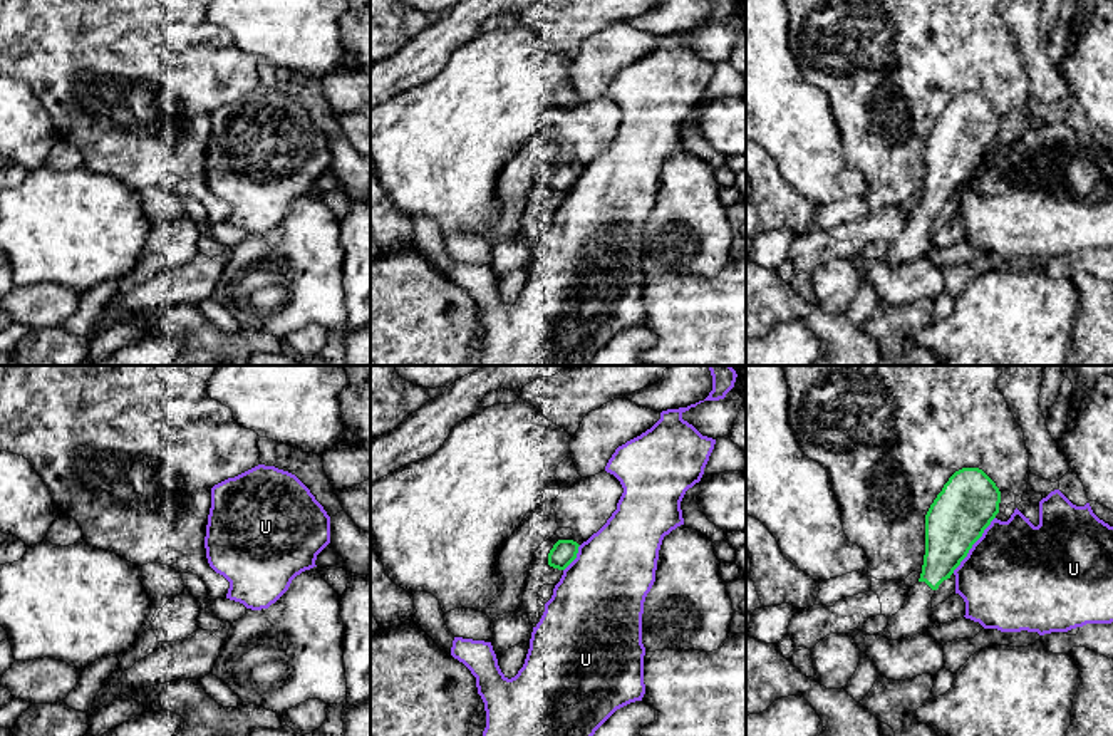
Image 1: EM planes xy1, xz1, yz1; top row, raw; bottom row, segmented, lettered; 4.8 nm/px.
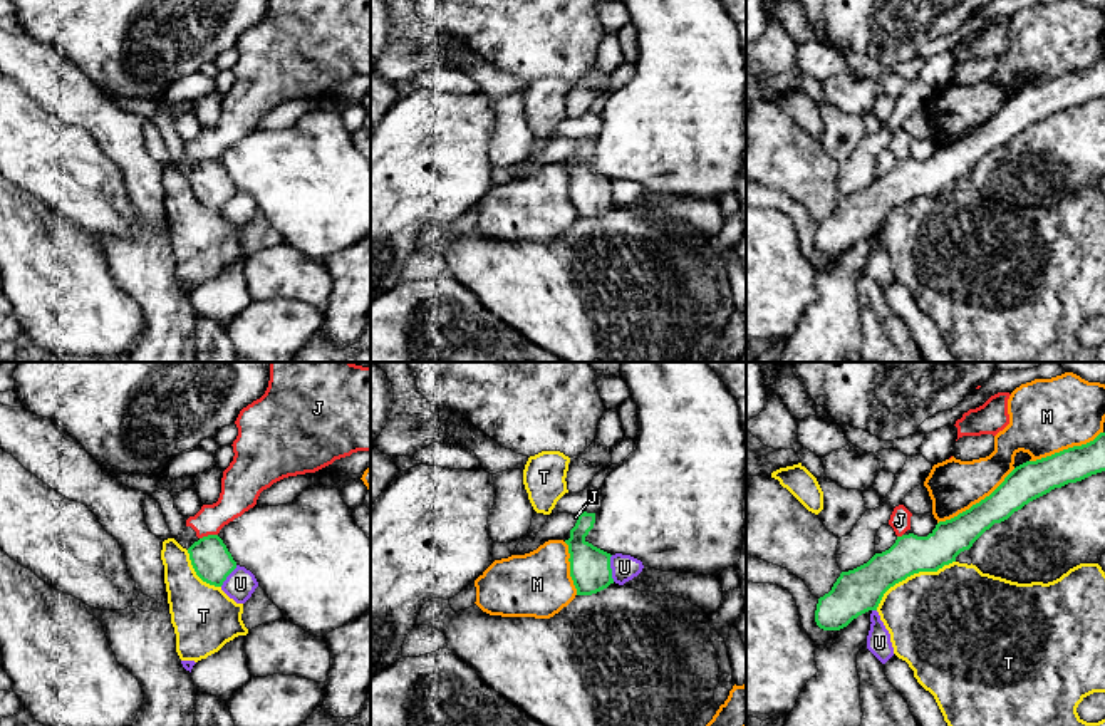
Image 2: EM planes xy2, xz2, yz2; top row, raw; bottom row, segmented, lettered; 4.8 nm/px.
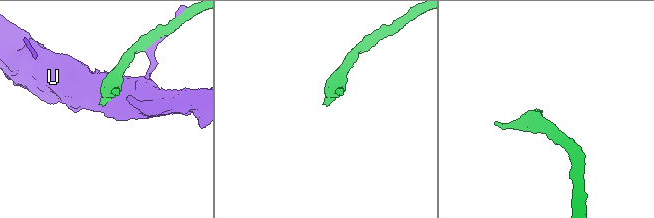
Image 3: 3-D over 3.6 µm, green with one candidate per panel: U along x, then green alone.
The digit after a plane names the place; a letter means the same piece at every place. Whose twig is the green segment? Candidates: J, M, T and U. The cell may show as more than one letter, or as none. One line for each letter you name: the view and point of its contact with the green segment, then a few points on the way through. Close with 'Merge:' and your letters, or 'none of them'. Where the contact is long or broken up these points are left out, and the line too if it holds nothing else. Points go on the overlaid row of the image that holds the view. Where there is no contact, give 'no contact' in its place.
Merge: none of them

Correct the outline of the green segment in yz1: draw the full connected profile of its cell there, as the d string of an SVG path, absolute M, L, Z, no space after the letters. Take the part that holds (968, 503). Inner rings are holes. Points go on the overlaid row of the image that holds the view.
M962 468L944 485L925 515L925 555L919 582L902 609L888 617L883 635L900 640L925 632L932 597L950 578L972 545L999 513L1001 491L979 468Z

